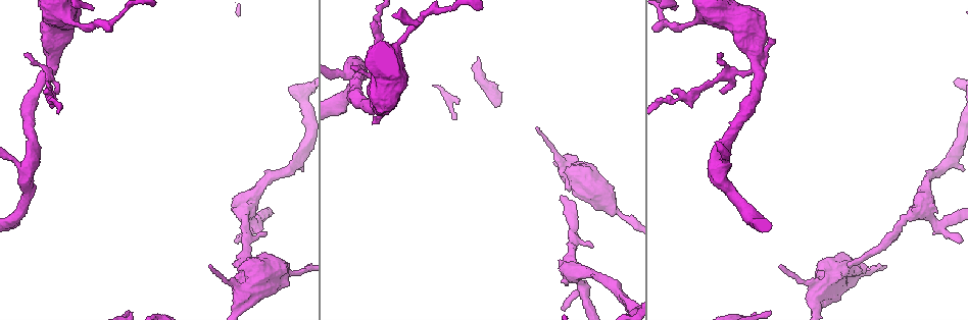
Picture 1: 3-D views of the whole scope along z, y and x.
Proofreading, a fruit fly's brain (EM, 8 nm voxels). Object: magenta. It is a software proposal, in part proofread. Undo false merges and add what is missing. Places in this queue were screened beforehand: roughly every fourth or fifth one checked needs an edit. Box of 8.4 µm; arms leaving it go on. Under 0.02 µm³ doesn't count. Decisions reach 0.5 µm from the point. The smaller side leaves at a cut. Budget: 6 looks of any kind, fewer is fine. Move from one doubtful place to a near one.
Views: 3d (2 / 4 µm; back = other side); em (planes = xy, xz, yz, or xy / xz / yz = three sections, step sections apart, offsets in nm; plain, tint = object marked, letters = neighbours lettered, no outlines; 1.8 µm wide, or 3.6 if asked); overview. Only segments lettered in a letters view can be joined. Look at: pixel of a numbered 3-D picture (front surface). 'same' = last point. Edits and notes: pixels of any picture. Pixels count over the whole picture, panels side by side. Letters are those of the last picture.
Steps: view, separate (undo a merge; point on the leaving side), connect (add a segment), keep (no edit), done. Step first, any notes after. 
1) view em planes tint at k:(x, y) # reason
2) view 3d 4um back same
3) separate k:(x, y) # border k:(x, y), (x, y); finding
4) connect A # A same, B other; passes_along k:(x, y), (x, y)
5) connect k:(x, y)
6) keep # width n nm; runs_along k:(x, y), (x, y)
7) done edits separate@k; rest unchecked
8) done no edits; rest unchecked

view 3d 4um at 1:(848, 265) # an open end

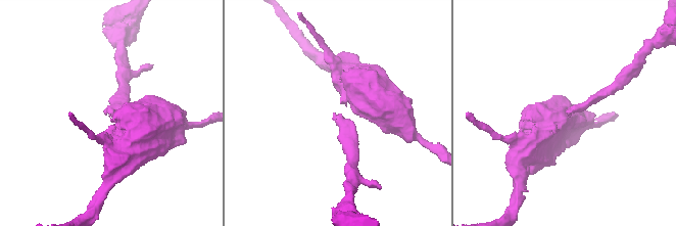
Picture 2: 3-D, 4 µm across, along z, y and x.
view em planes letters at 2:(106, 113)

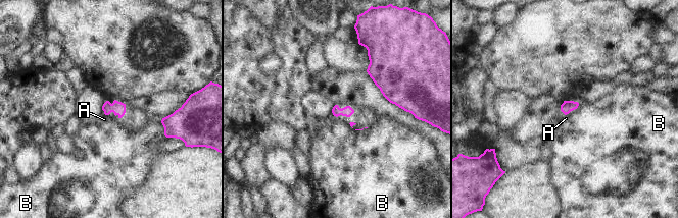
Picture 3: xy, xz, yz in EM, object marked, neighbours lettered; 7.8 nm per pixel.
keep # A other, B other; border 3:(161, 119), (163, 133), (168, 138); no lettered segment goes on from it

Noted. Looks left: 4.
view 3d 4um at 1:(266, 233)

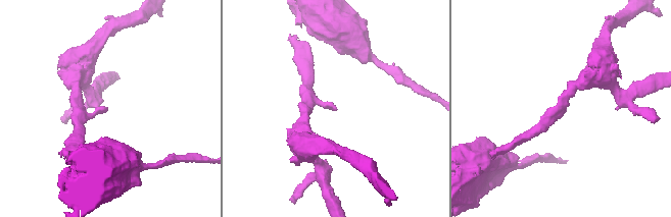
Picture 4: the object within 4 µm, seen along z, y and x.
view em planes letters at 4:(565, 111) # arm_widths 190, 220 nm

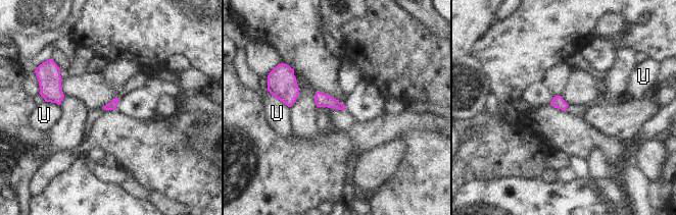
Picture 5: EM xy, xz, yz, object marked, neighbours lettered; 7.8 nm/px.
keep # longest_contact U 200 nm; U other; no lettered segment goes on from it

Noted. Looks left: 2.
done no edits; rest unchecked

